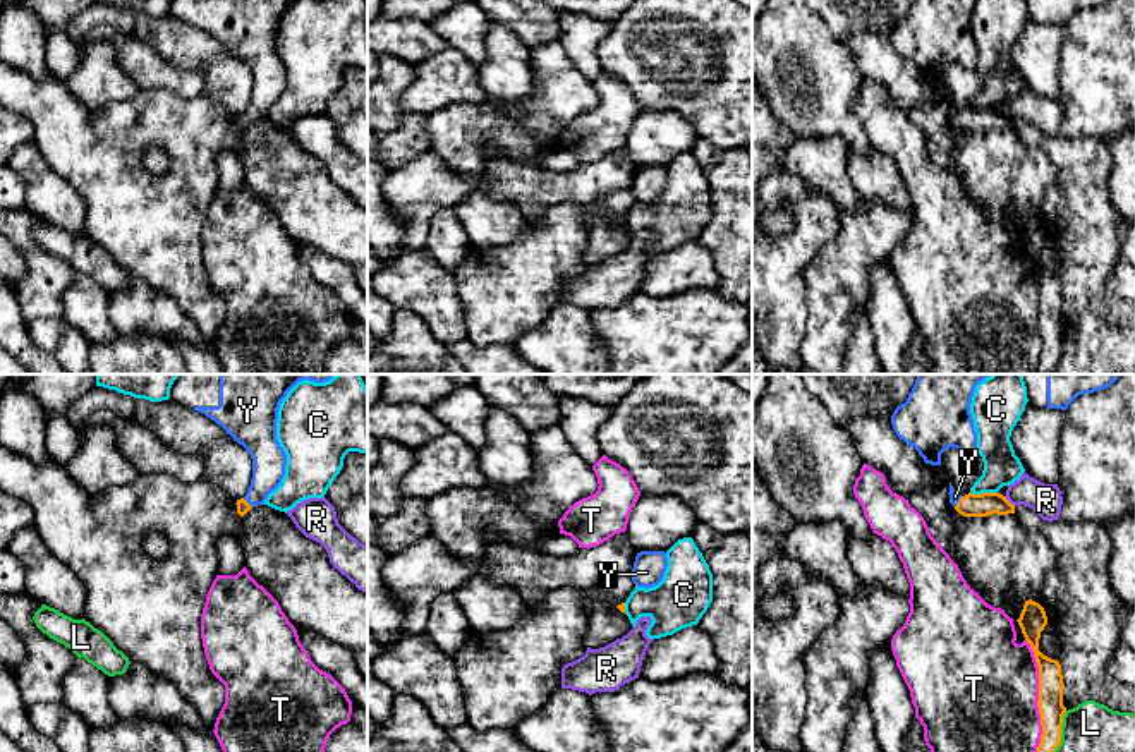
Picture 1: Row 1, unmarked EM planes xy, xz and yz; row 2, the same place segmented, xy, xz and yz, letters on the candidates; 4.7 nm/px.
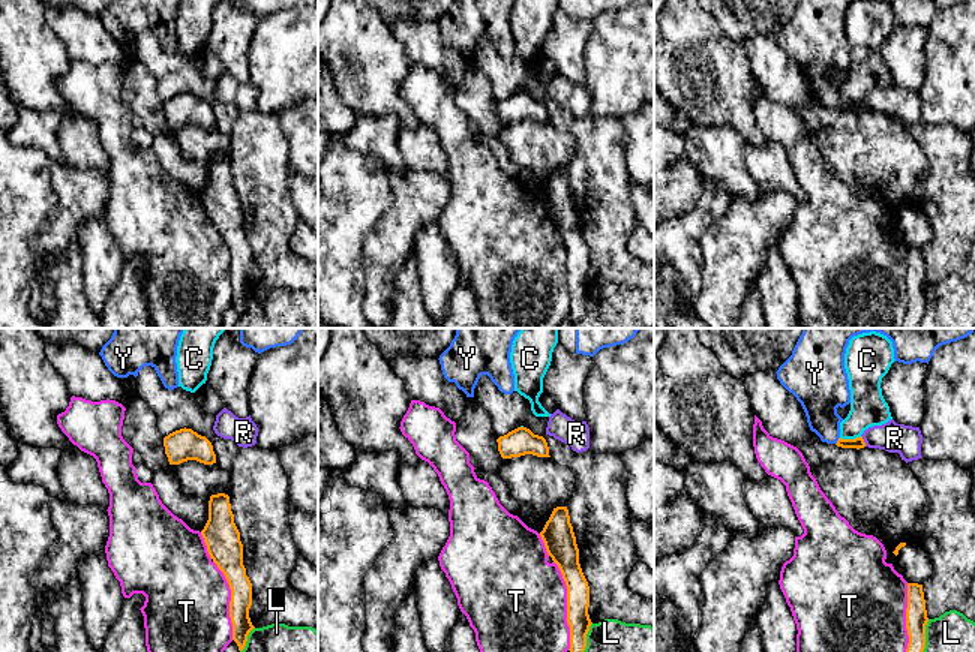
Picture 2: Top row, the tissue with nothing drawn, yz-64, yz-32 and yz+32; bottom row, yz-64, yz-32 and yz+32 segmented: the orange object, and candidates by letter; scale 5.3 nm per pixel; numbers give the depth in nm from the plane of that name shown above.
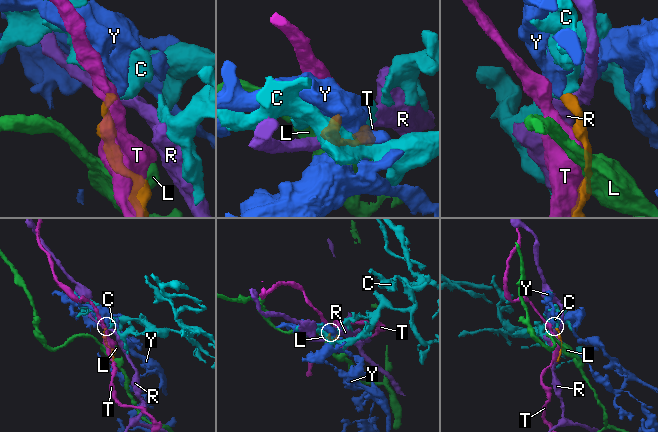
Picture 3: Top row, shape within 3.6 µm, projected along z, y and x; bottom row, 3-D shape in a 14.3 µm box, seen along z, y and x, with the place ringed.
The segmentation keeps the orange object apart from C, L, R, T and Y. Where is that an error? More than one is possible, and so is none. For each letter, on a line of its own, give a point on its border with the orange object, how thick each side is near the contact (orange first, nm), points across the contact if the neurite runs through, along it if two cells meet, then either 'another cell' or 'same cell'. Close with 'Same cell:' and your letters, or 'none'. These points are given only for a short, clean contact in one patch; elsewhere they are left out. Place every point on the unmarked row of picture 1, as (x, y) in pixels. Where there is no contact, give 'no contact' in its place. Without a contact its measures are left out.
C: yz (984, 109) | 110/180 nm | along yz (971, 107), (996, 109) | another cell
L: yz (1060, 351) | 120/360 nm | another cell
R: yz (1008, 117) | 110/150 nm | along yz (1005, 112), (1015, 121) | another cell
T: yz (1039, 311) | 120/480 nm | another cell
Y: xy (248, 119) | 60/160 nm | across xy (242, 122), (248, 119), (267, 93), (268, 74) | same cell
Same cell: Y

